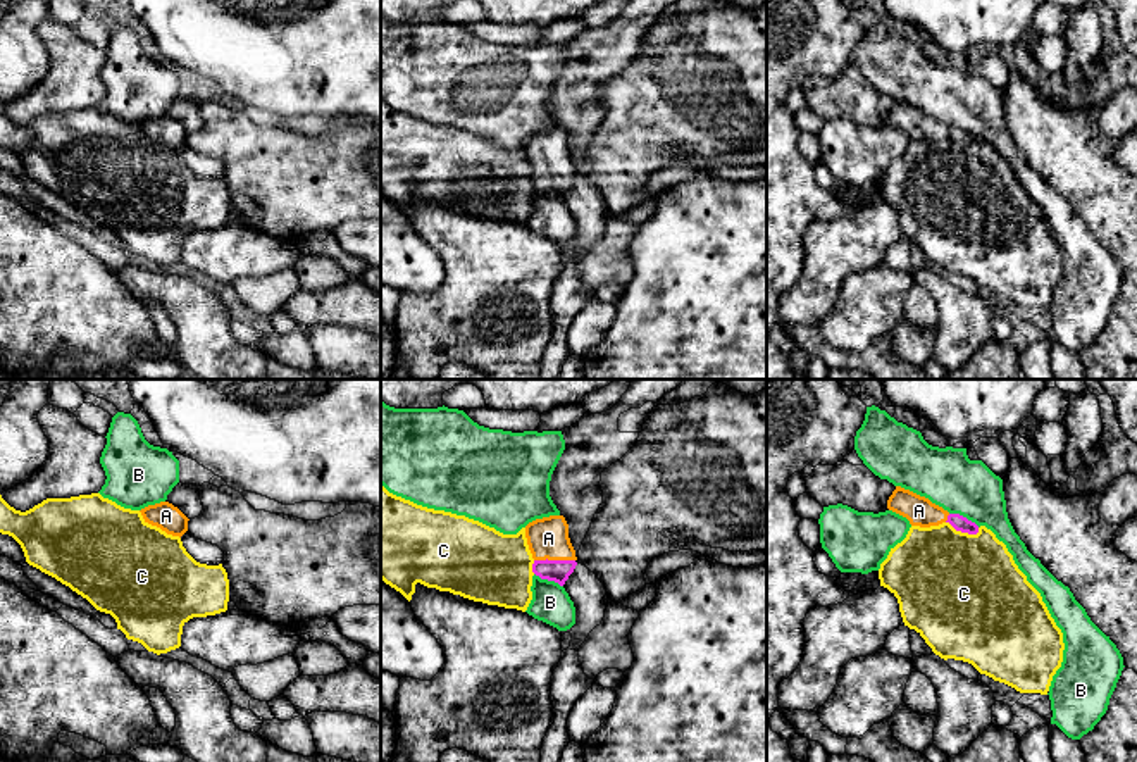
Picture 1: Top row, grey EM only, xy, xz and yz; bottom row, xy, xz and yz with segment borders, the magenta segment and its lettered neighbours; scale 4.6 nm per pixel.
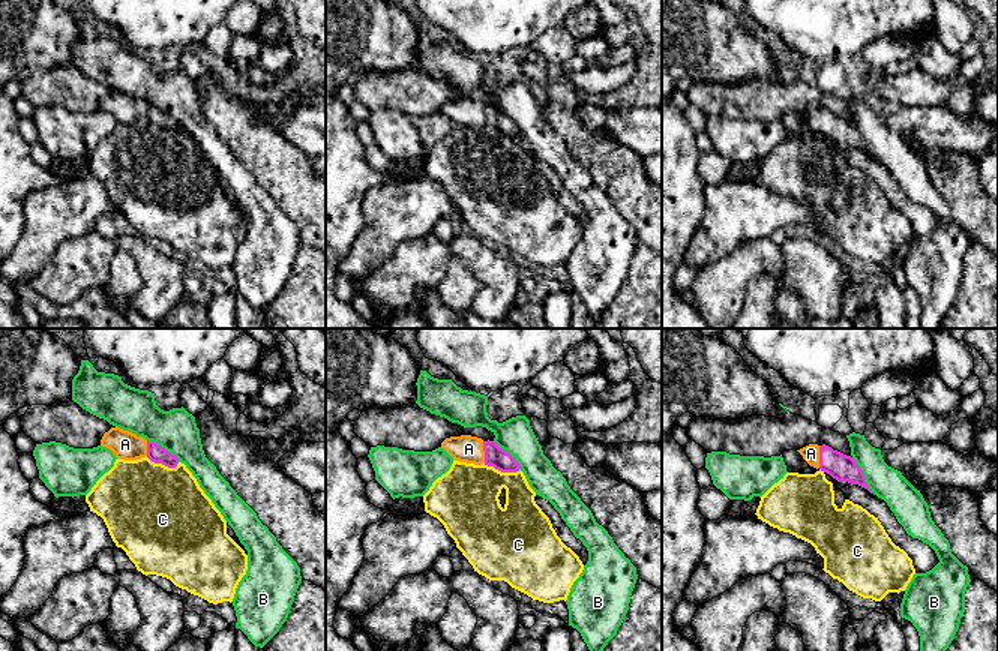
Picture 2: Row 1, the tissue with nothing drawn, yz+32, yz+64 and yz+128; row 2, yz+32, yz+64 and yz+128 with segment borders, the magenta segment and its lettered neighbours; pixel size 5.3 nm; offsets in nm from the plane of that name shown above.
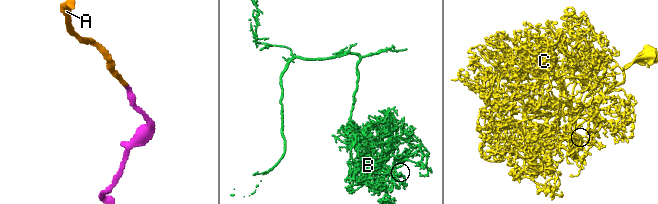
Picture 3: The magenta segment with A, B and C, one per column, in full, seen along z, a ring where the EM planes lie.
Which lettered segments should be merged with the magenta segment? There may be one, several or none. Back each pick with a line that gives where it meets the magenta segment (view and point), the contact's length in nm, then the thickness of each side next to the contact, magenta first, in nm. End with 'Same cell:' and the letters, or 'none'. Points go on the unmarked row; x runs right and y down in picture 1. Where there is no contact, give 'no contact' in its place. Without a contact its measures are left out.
A: xz (553, 174) | 190 nm | 110/190 nm
Same cell: A

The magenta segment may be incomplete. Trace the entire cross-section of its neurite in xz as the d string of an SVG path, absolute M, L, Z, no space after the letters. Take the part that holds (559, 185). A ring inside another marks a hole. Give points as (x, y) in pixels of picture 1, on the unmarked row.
M550 129L529 136L525 152L534 172L532 186L563 200L577 179L565 131Z

